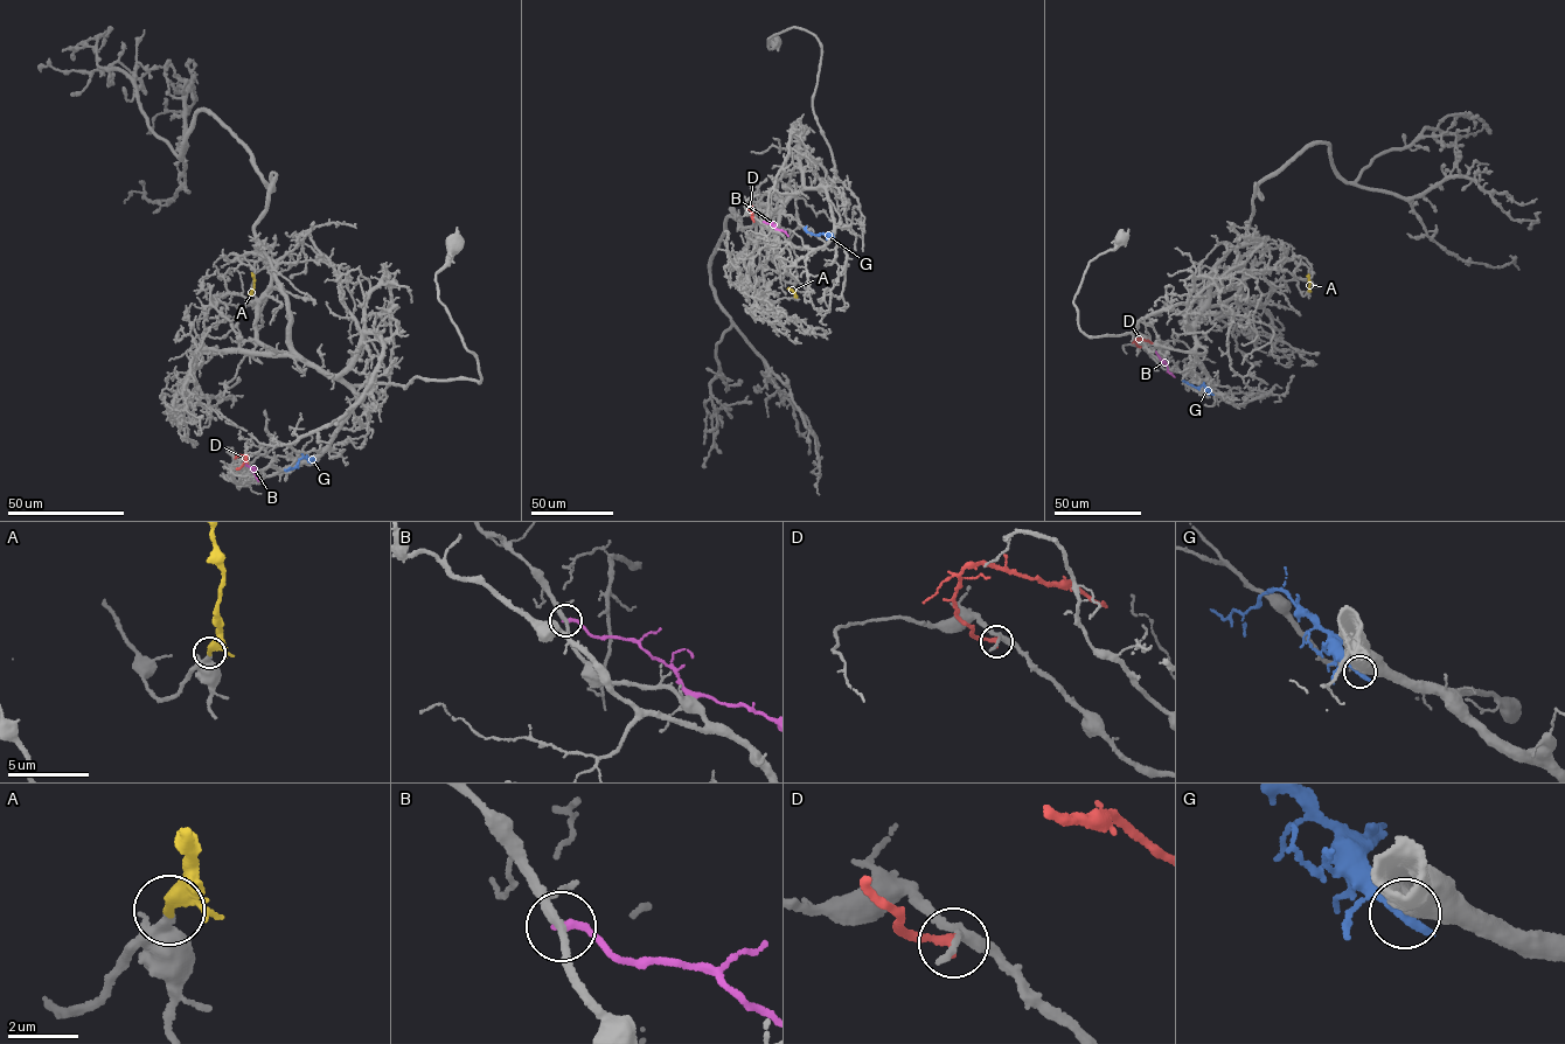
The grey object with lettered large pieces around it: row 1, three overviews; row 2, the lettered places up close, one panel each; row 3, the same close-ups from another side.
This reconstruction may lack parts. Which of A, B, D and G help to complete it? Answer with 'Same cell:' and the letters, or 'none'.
Same cell: A

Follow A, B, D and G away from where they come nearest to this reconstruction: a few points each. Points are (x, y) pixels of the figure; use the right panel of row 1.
A: (1308, 291), (1308, 275)
B: (1155, 352), (1174, 376)
D: (1140, 347), (1135, 342), (1139, 339), (1152, 342)
G: (1211, 394), (1203, 384), (1196, 388), (1184, 381)

